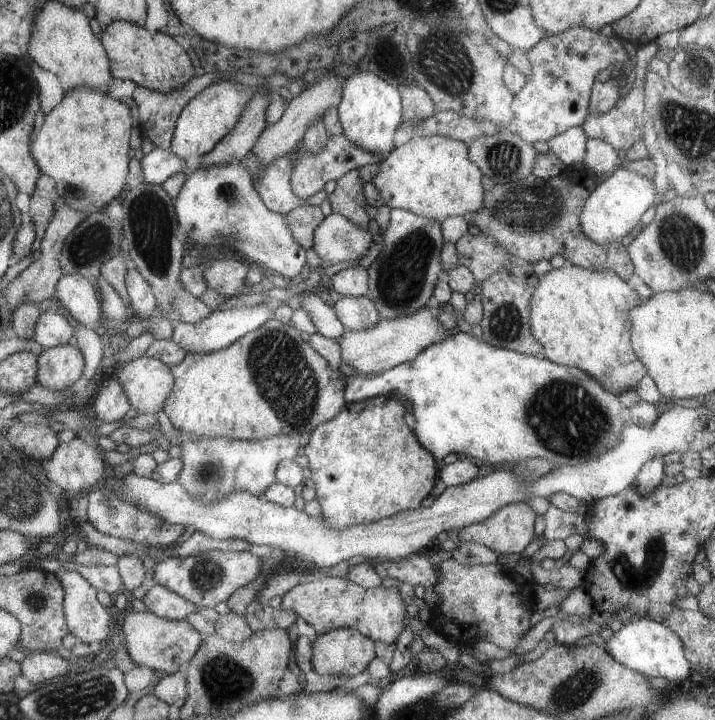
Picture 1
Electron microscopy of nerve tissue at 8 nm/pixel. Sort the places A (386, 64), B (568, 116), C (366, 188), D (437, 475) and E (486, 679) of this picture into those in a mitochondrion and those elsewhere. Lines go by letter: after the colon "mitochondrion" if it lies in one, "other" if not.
A: other
B: other
C: other
D: other
E: other

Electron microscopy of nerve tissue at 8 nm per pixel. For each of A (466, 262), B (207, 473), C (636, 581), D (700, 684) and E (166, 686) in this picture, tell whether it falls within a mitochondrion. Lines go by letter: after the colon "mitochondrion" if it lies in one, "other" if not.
A: other
B: mitochondrion
C: mitochondrion
D: other
E: other

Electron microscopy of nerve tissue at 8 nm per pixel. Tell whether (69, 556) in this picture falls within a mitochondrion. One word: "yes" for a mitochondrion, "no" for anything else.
no

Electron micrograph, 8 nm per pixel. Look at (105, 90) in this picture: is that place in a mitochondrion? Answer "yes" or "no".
no

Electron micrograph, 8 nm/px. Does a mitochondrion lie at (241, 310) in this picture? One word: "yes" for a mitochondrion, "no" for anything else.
no

